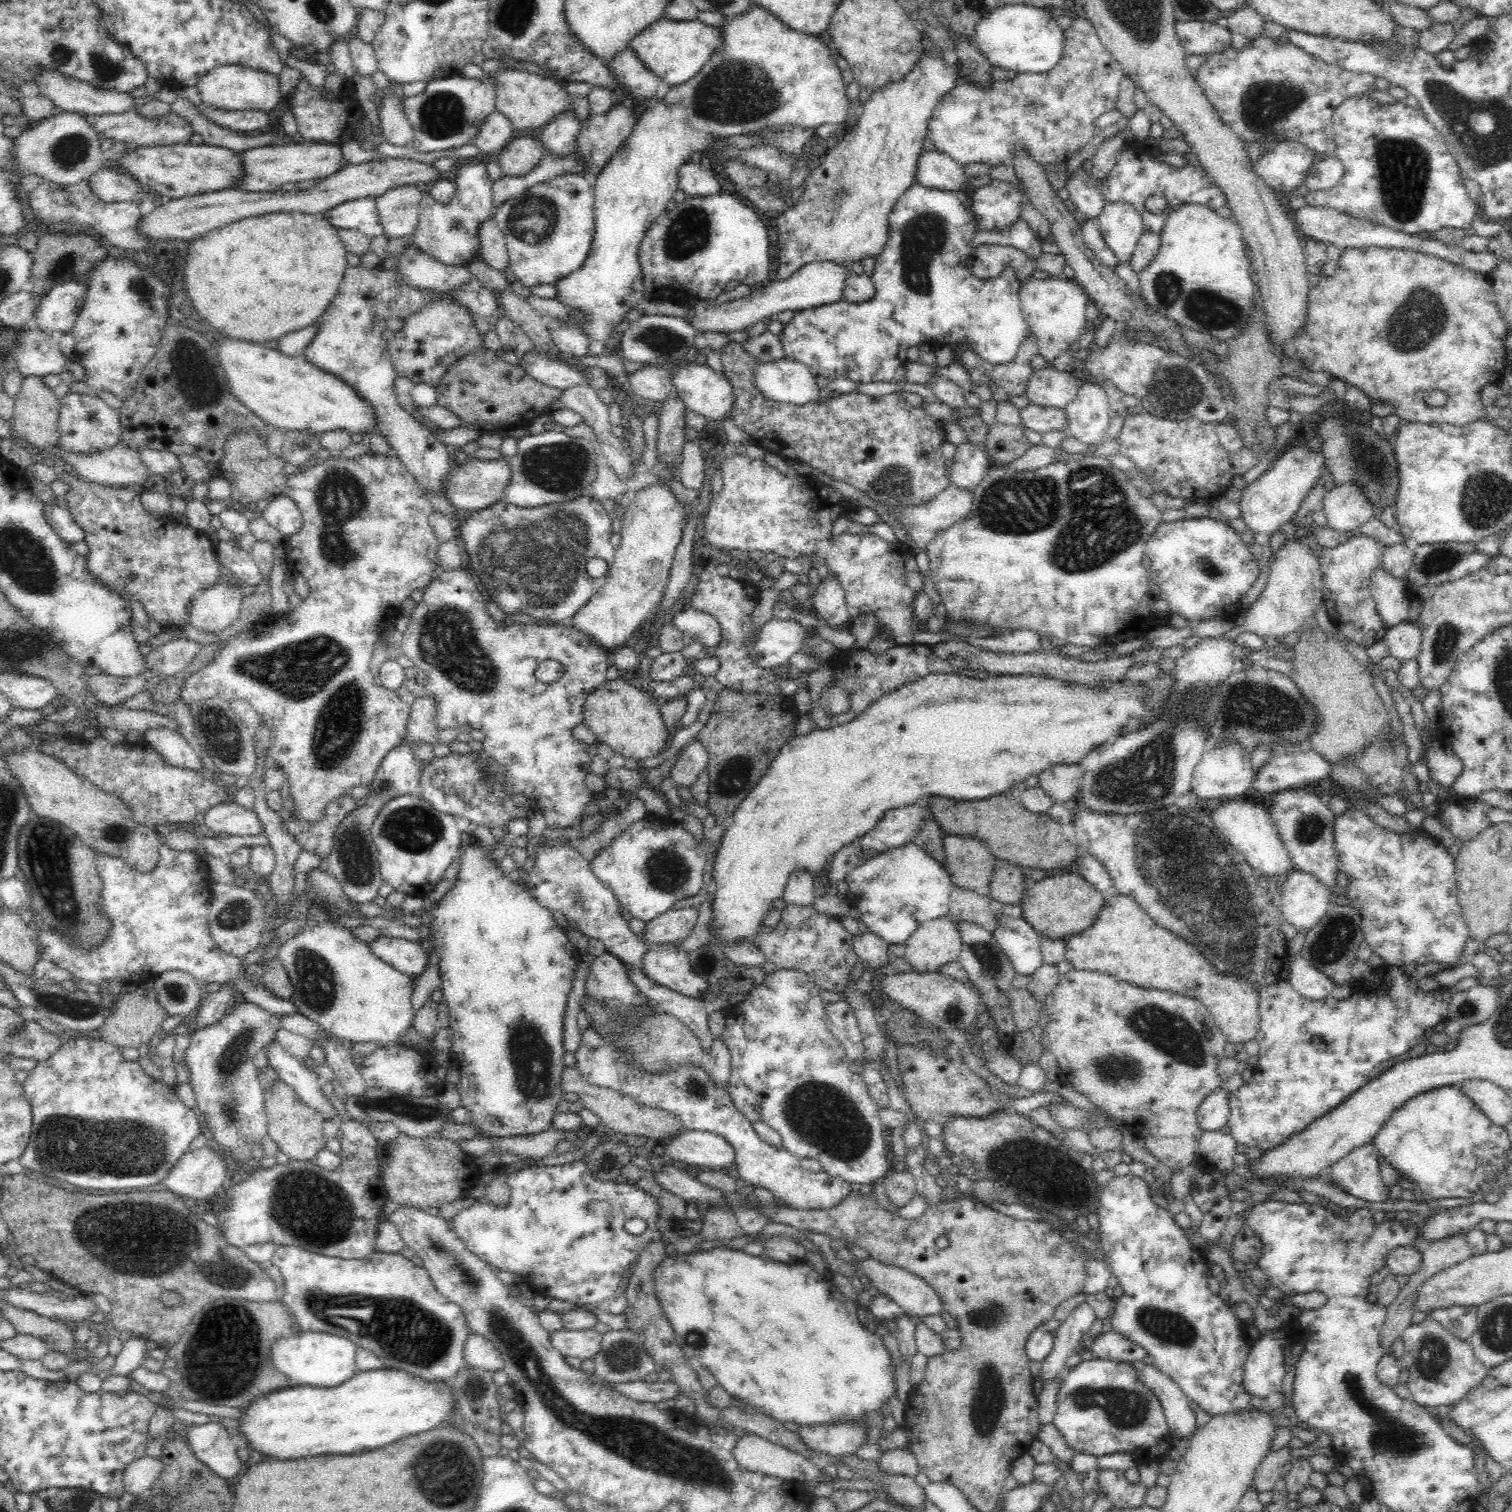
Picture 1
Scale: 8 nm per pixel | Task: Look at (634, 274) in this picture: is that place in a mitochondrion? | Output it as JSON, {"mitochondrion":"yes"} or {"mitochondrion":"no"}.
{"mitochondrion":"no"}

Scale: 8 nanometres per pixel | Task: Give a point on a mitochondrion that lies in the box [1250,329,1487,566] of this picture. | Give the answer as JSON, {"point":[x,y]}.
{"point":[1365,459]}

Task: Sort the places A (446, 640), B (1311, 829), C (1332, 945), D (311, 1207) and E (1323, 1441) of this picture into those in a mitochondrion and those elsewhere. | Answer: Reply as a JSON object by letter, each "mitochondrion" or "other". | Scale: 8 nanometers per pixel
{"A":"mitochondrion","B":"mitochondrion","C":"mitochondrion","D":"mitochondrion","E":"other"}

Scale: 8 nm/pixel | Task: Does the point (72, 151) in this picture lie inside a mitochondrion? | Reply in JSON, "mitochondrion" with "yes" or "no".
{"mitochondrion":"yes"}

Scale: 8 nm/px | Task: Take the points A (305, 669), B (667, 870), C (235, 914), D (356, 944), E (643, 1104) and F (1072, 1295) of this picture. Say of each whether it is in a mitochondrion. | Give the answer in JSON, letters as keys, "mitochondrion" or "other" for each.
{"A":"mitochondrion","B":"mitochondrion","C":"mitochondrion","D":"other","E":"other","F":"other"}

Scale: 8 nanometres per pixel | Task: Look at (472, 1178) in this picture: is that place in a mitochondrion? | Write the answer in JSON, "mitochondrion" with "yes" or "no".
{"mitochondrion":"no"}

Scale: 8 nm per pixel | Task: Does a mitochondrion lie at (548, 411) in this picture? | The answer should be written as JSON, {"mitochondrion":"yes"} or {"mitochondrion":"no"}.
{"mitochondrion":"no"}

